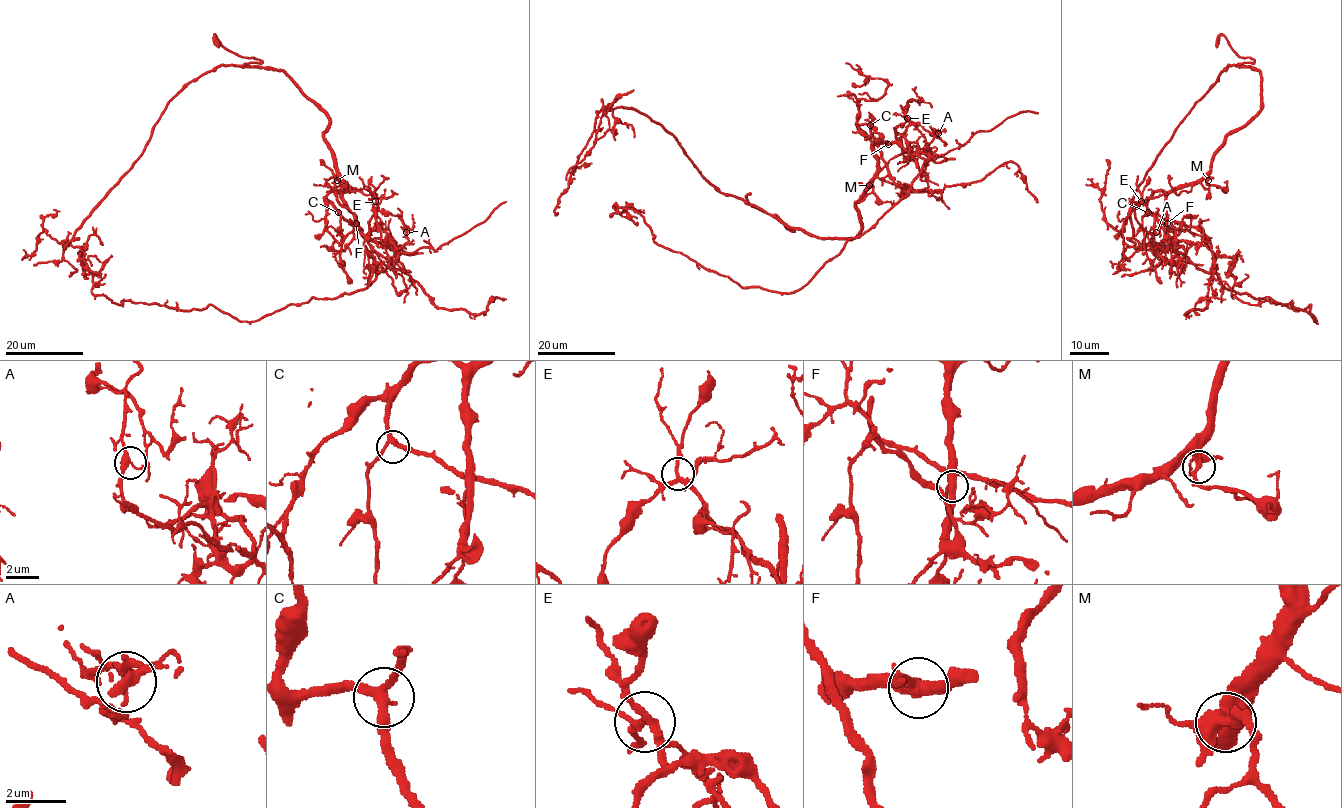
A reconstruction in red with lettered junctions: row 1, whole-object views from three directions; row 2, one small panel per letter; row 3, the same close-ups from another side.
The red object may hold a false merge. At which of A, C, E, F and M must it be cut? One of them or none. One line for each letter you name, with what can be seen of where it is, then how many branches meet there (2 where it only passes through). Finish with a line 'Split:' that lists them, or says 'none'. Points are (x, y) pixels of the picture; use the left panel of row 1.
A: Place: (406, 232). Branches: 3
Split: A

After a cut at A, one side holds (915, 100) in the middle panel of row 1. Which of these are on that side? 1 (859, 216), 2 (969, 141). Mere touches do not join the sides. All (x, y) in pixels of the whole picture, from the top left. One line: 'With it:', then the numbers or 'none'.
With it: 1

